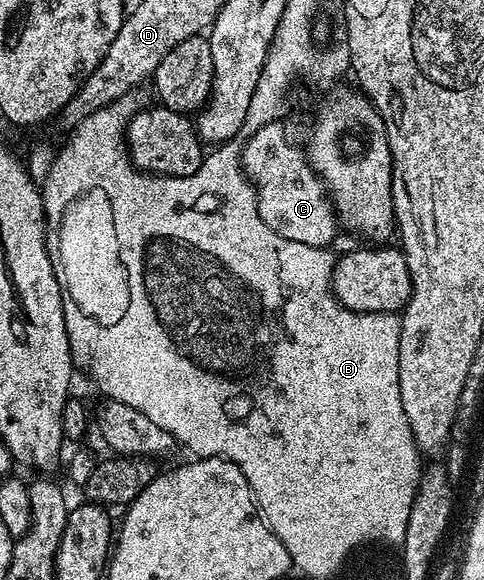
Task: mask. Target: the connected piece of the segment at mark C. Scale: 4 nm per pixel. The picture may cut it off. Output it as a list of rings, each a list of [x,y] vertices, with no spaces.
[[[284,120],[272,121],[271,124],[260,124],[258,129],[248,140],[245,139],[241,149],[241,168],[245,176],[252,182],[257,195],[257,206],[259,207],[260,218],[271,231],[285,239],[294,240],[297,243],[304,243],[307,246],[317,248],[328,248],[335,237],[337,228],[336,213],[333,204],[329,199],[321,178],[311,168],[308,154],[301,146],[294,131]]]

